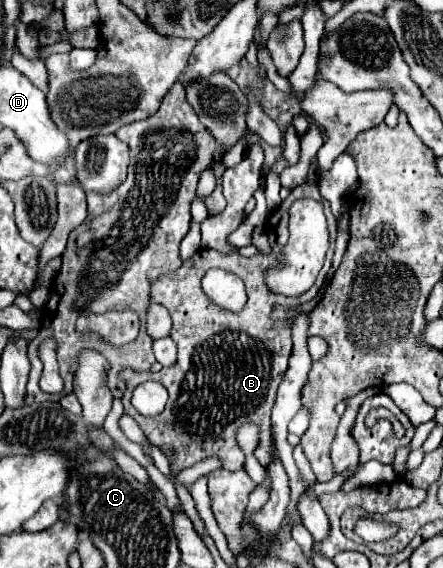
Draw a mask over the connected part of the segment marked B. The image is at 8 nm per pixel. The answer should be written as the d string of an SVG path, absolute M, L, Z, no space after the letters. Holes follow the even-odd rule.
M304 182L290 192L290 196L268 216L270 220L264 226L264 232L272 244L270 256L254 256L244 258L238 252L234 254L220 254L216 250L198 250L192 258L184 260L184 264L168 274L158 276L150 286L150 298L156 304L162 304L172 318L170 338L178 344L178 362L174 368L162 368L158 374L152 372L132 372L126 380L126 392L122 396L122 404L128 416L132 416L142 432L148 436L150 444L158 448L170 448L174 452L172 458L172 474L192 466L194 462L208 458L212 454L224 460L226 470L240 470L244 466L244 452L238 448L234 438L234 420L250 420L262 426L262 440L254 450L258 462L266 468L276 458L276 448L272 442L270 430L270 412L276 402L276 390L282 382L282 376L288 370L288 358L292 354L292 336L286 334L286 322L272 322L270 312L276 304L284 306L298 306L306 300L312 300L324 278L332 266L334 254L334 240L336 240L336 218L330 212L330 202L320 196L318 186ZM296 198L318 198L324 204L324 213L328 218L328 232L330 232L330 248L326 254L326 262L316 278L314 286L300 294L300 296L284 296L274 294L268 290L266 272L268 268L276 266L276 258L282 256L282 250L288 242L288 210ZM210 268L224 268L234 272L246 284L248 302L242 312L226 312L220 310L216 304L208 302L200 280ZM148 380L160 382L168 390L166 408L156 416L142 416L132 408L130 396L132 390Z

